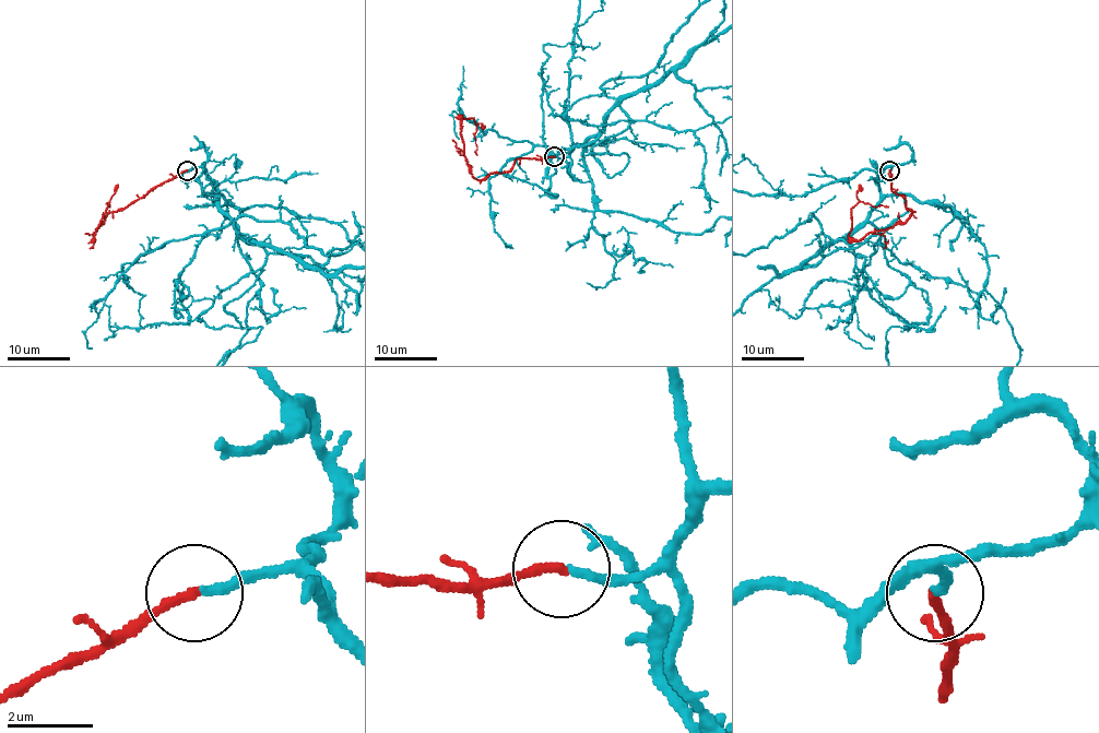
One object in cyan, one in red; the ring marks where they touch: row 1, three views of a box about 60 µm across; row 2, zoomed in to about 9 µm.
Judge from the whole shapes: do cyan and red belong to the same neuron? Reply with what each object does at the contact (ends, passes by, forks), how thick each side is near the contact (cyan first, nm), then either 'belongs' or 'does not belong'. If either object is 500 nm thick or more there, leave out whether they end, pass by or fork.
cyan ends; red ends; calibres 200 and 240 nm; belongs

